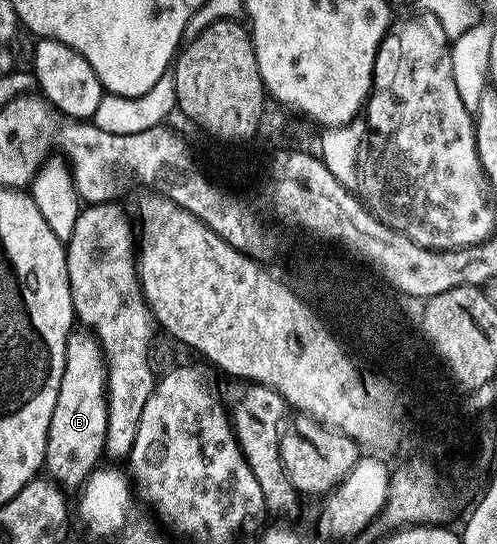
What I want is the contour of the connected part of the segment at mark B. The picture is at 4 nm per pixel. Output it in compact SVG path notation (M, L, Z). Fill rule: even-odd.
M73 330L68 334L58 402L54 402L54 414L50 414L50 430L46 434L44 468L55 484L65 490L83 488L88 475L96 471L105 455L107 421L108 368L104 365L104 351L91 332Z

